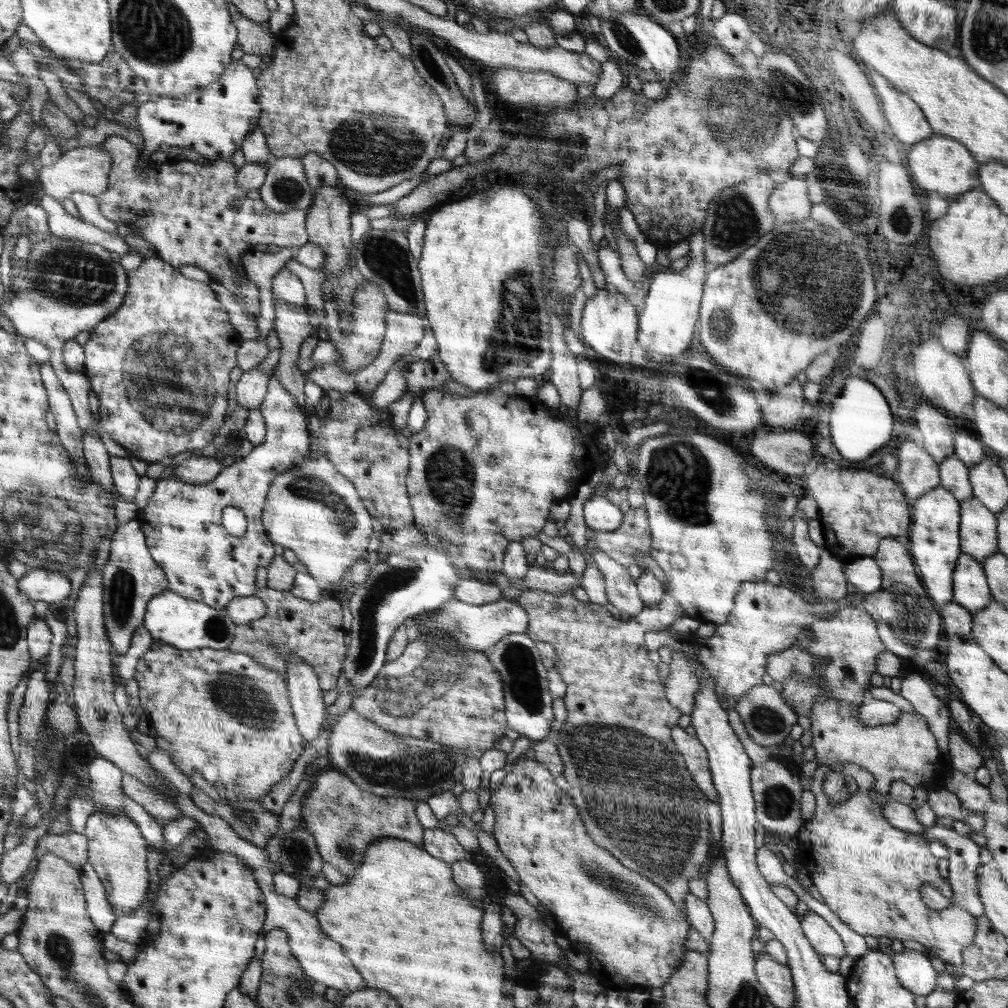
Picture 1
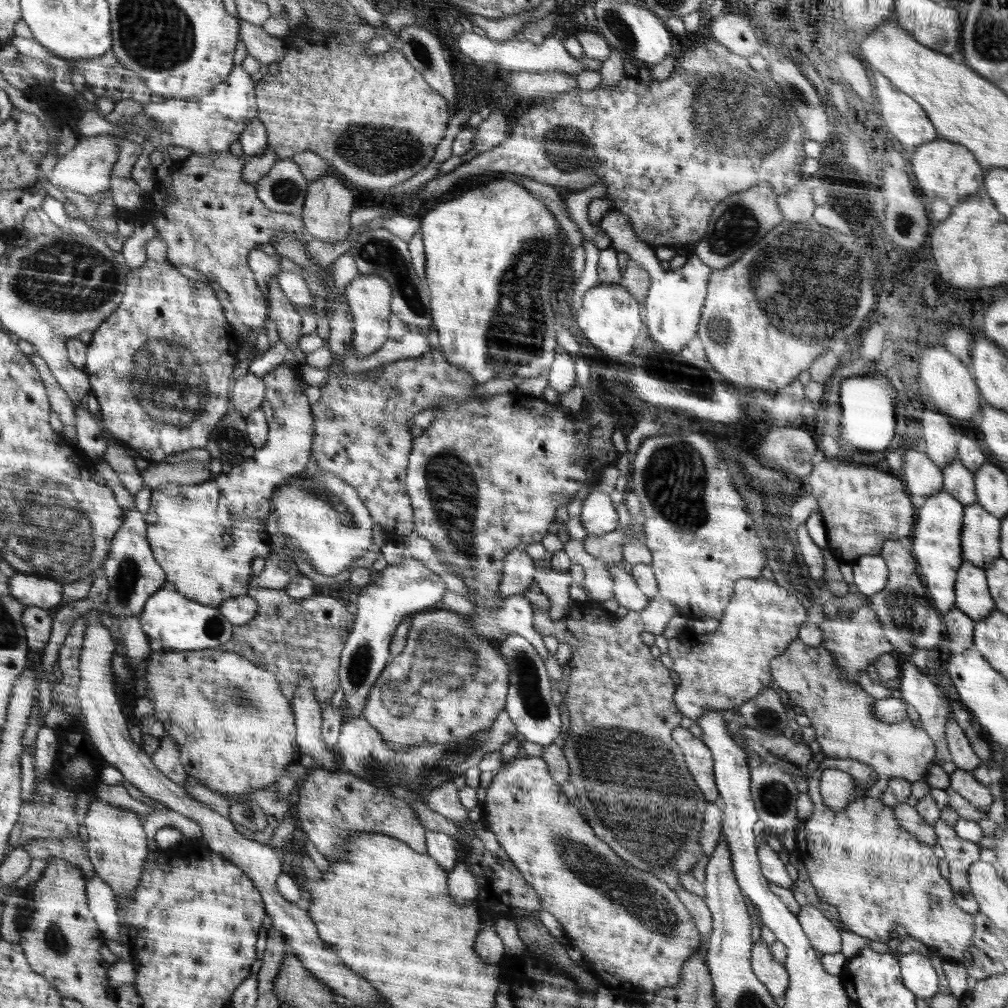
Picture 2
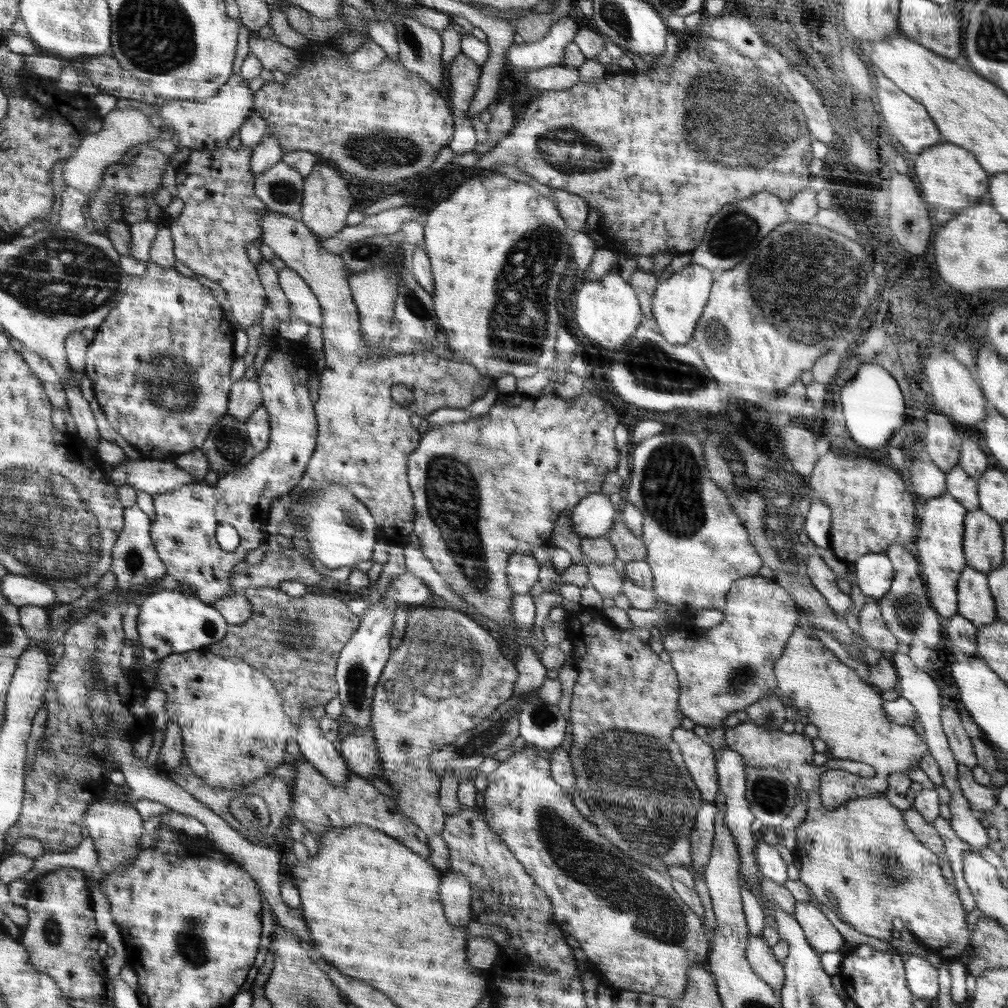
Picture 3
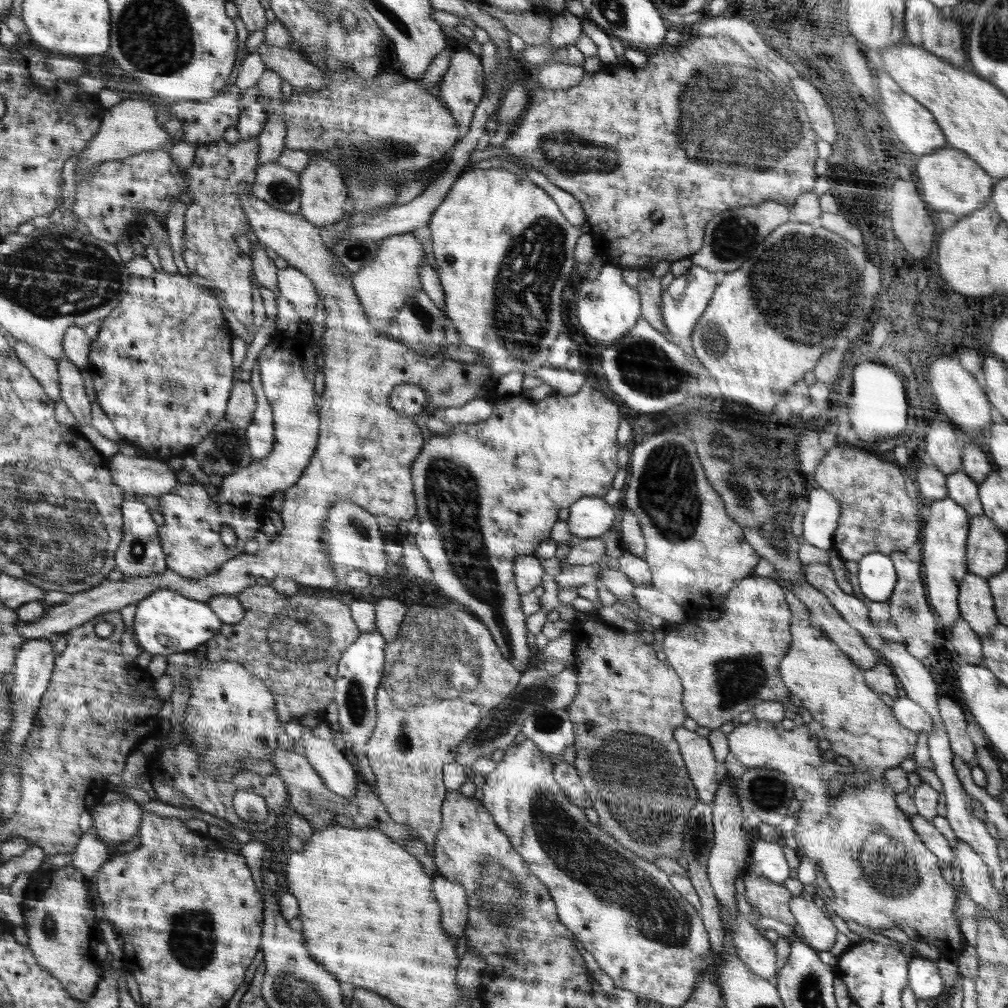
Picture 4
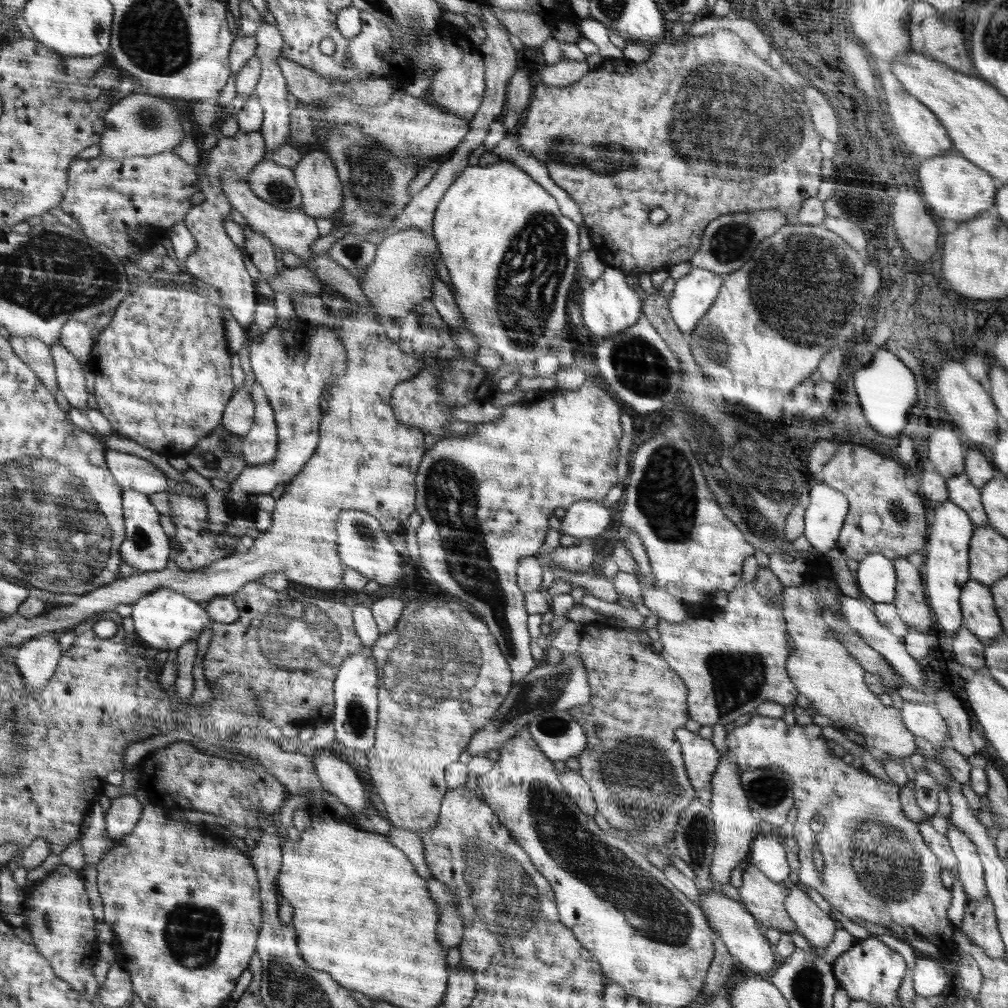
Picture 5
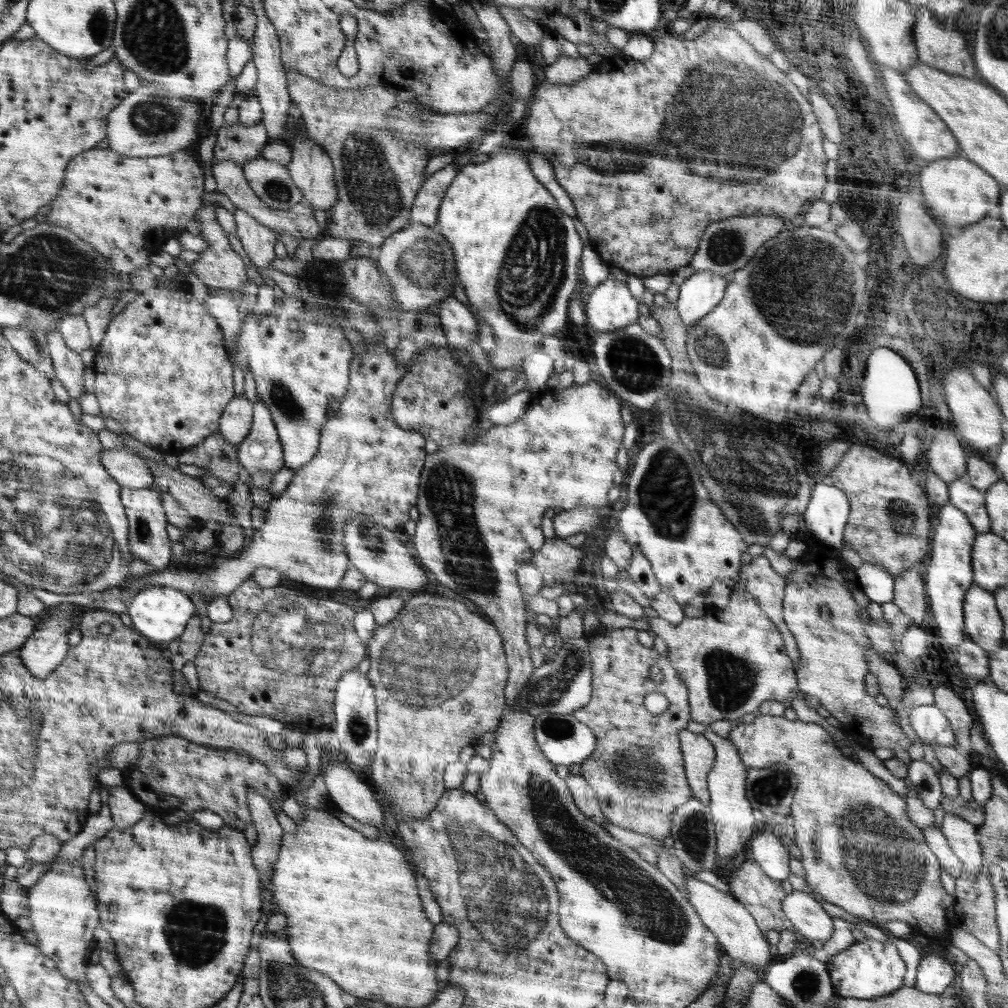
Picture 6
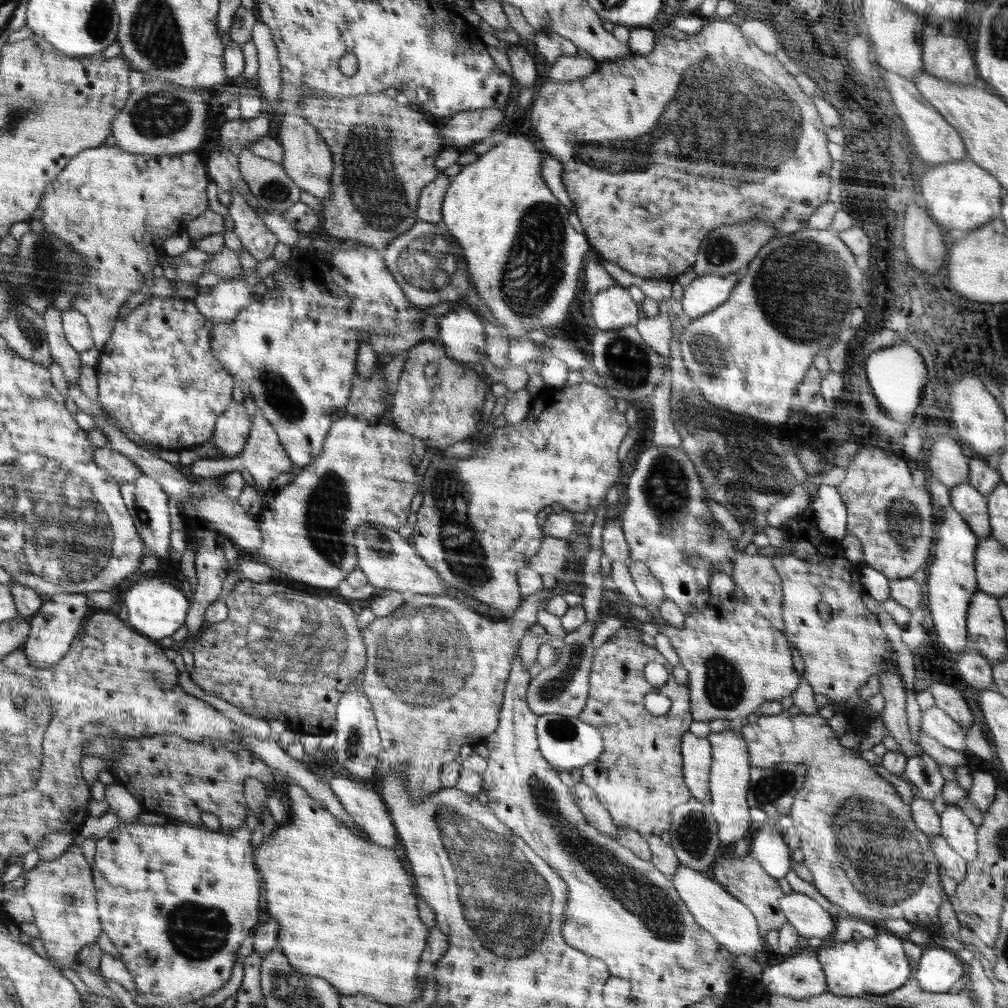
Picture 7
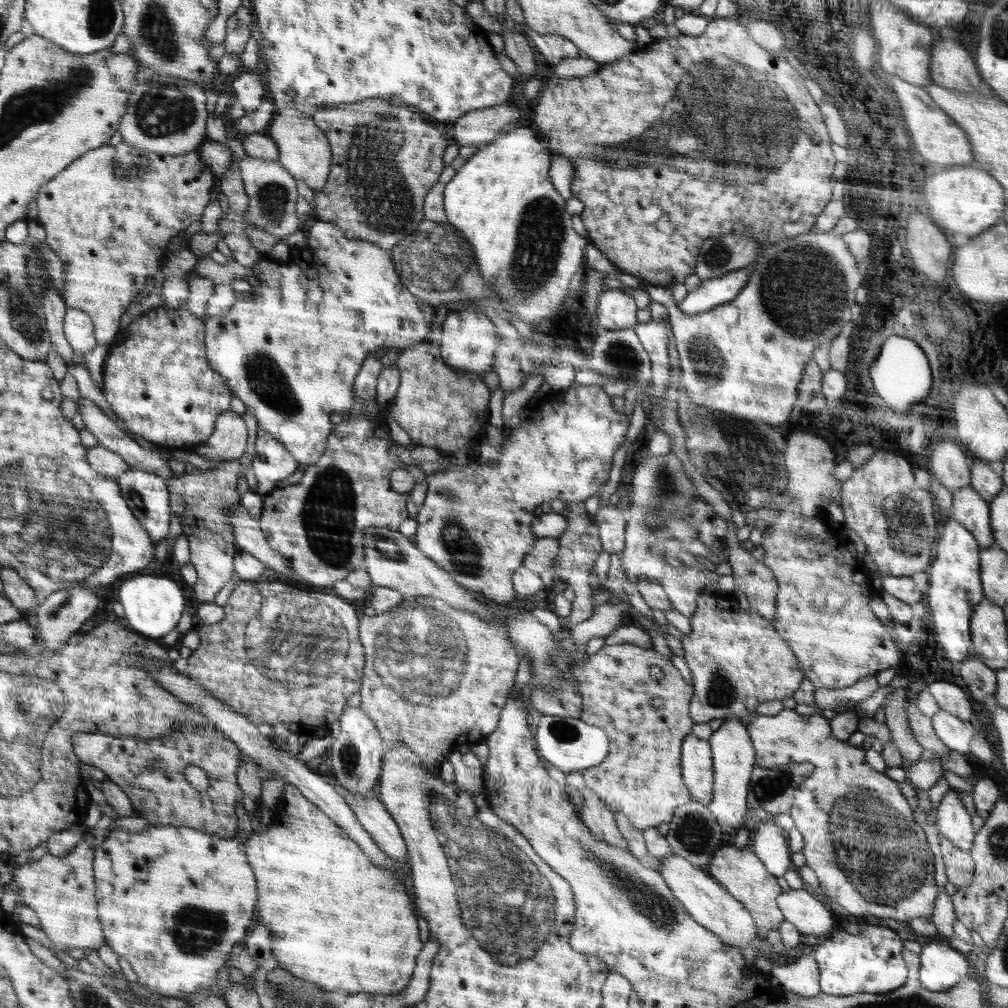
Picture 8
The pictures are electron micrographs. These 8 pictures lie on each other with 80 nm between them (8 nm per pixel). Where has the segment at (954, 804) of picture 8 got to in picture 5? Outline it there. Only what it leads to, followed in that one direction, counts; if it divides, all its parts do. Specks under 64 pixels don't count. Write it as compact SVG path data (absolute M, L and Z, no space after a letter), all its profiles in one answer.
M950 822L945 835L955 854L958 878L964 884L966 895L972 900L988 898L983 862L969 836L956 825L952 825L952 822Z

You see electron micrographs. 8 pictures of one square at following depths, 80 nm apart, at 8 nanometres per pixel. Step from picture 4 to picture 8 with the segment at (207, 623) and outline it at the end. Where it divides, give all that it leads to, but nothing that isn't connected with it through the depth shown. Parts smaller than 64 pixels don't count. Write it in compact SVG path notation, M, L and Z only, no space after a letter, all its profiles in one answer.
M139 574L127 579L118 590L118 601L124 607L124 621L142 635L160 639L172 632L186 606L180 586L170 577L162 578L157 574Z

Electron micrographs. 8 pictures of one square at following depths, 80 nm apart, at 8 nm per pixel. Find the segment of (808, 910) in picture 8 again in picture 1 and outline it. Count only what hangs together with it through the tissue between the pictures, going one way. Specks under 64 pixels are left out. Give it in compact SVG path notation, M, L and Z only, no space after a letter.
M810 911L799 921L806 939L821 956L846 956L846 947L832 926L818 914Z

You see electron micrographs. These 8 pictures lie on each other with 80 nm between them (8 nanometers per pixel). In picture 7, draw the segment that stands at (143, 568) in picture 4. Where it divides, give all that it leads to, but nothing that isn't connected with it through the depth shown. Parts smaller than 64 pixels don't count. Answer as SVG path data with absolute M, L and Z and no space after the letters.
M138 476L134 481L120 482L121 495L124 497L125 504L129 509L134 521L134 528L138 536L142 538L142 544L152 550L162 561L168 560L173 555L171 549L171 525L168 502L170 495L164 492L158 481L148 478L148 476Z

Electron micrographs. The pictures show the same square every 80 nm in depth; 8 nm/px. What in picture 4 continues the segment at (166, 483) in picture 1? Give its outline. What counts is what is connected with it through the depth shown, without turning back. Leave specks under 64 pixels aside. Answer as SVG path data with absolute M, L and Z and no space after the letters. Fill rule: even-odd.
M309 333L303 335L284 337L277 334L263 348L257 357L260 380L263 384L262 391L270 408L274 422L274 445L270 454L259 462L253 462L246 468L238 470L224 477L223 484L218 488L214 497L204 489L205 485L198 482L192 484L178 484L170 492L159 495L160 512L164 516L164 526L158 527L158 540L160 548L168 558L169 570L189 579L204 579L222 568L230 559L237 558L244 552L246 540L256 540L255 535L261 531L260 520L267 515L270 498L275 492L286 492L296 485L302 474L309 467L313 456L316 454L319 437L318 407L315 404L316 395L314 390L314 378L325 366L325 345L322 338L312 340ZM224 527L230 527L236 533L236 544L226 548L217 545L216 539L220 539L220 531Z

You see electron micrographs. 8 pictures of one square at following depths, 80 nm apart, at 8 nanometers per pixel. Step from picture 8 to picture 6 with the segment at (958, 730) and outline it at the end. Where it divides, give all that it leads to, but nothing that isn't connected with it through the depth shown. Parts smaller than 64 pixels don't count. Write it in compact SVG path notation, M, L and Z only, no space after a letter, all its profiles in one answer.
M935 704L907 707L904 711L909 714L909 724L917 738L945 747L956 747L957 736L949 725L949 720Z

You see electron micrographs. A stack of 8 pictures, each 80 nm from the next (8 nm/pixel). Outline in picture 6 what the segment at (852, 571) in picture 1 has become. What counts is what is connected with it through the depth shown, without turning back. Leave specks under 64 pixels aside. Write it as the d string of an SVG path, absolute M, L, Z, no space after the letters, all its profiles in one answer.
M863 563L854 570L855 583L872 601L885 603L893 600L895 579L881 567L880 563Z

